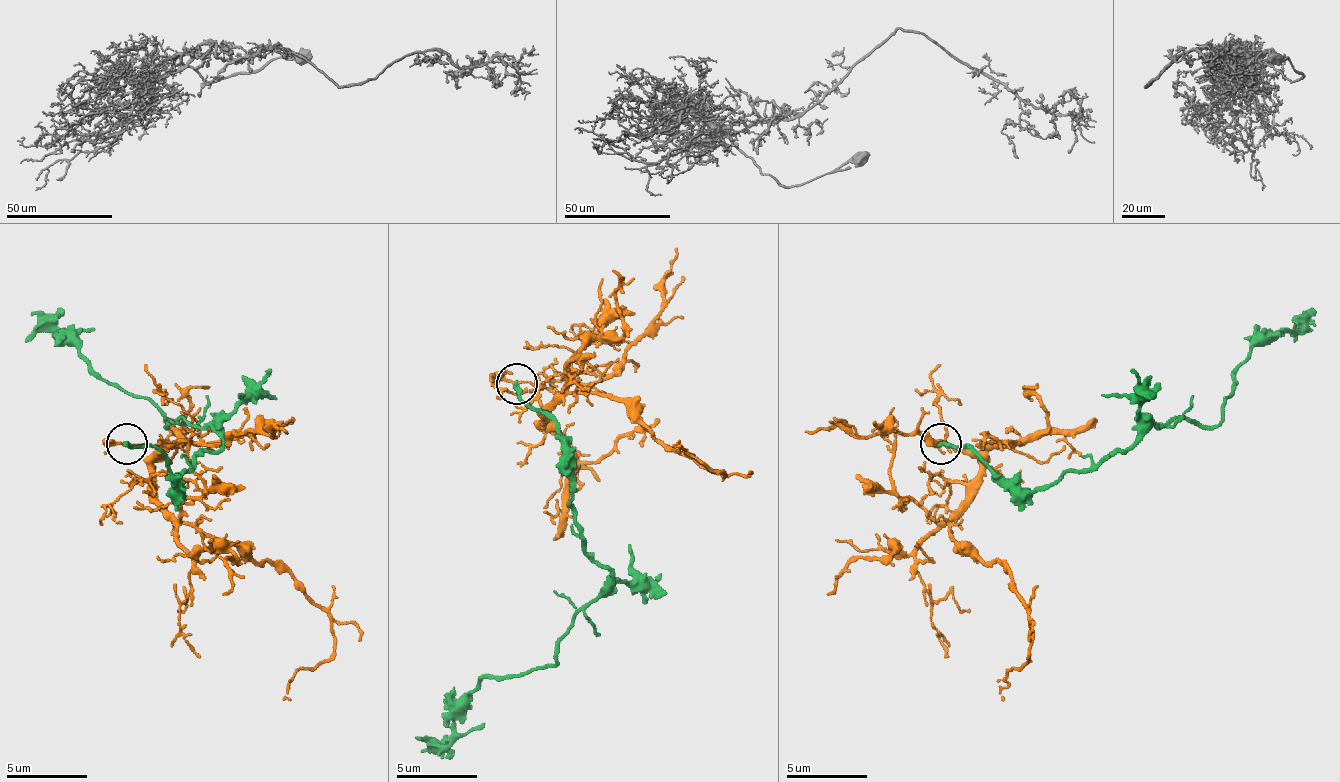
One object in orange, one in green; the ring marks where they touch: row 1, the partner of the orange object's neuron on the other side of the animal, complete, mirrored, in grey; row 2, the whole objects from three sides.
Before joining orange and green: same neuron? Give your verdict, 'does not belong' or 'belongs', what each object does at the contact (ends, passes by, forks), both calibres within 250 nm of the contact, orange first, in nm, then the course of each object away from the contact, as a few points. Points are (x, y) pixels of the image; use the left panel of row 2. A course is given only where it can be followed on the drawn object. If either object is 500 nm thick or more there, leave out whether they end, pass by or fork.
does not belong; orange passes by; green ends; calibres 130 and 280 nm; course orange (125, 443), (162, 447), (154, 495), (178, 520), (284, 569), (329, 617), (333, 650), (292, 678), (284, 699); course green (125, 443), (154, 447), (182, 491), (190, 463), (223, 443), (186, 418), (170, 426), (60, 333), (24, 341)

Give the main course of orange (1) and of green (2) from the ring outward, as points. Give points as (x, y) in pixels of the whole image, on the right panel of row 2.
1: (940, 443), (980, 463), (952, 536), (1005, 569), (1029, 617), (1029, 650), (1005, 699)
2: (940, 443), (1045, 491), (1171, 418), (1220, 422), (1232, 373), (1257, 345), (1301, 333), (1293, 341)

